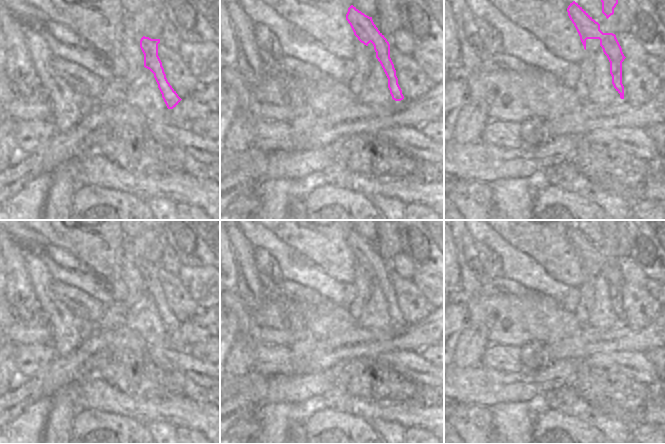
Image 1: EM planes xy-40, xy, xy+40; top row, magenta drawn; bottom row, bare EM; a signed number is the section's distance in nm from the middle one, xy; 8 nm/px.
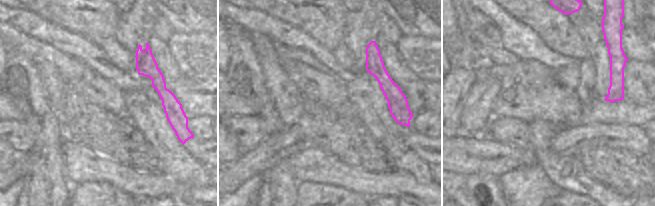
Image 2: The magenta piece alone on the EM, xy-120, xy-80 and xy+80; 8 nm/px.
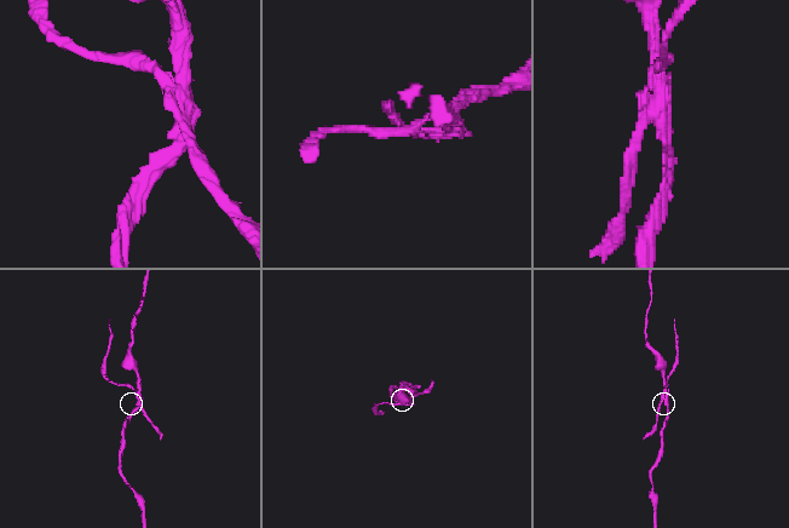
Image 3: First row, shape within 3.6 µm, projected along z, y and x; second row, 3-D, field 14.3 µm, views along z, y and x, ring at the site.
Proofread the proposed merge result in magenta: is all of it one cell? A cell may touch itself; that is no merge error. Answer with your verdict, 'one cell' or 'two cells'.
two cells

